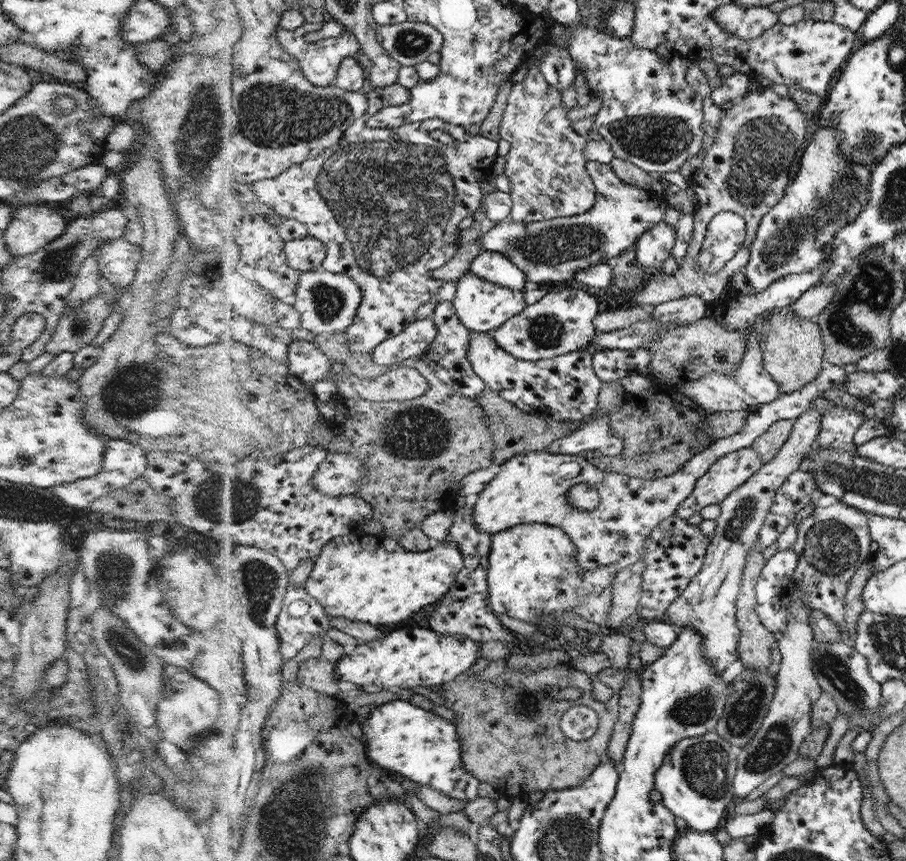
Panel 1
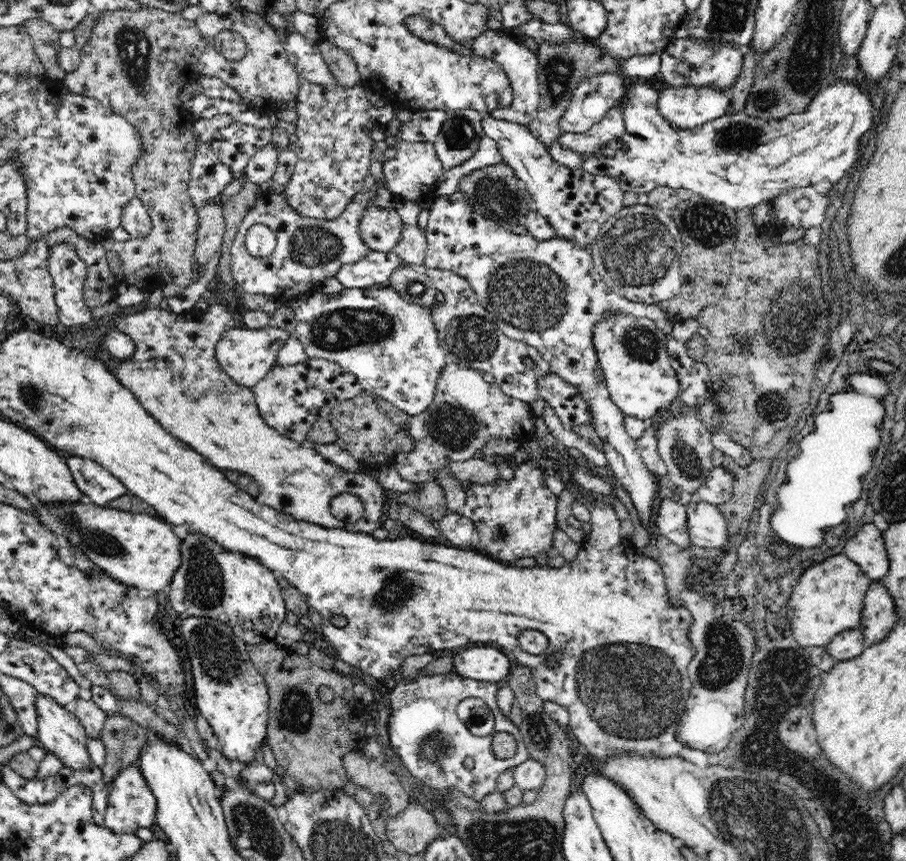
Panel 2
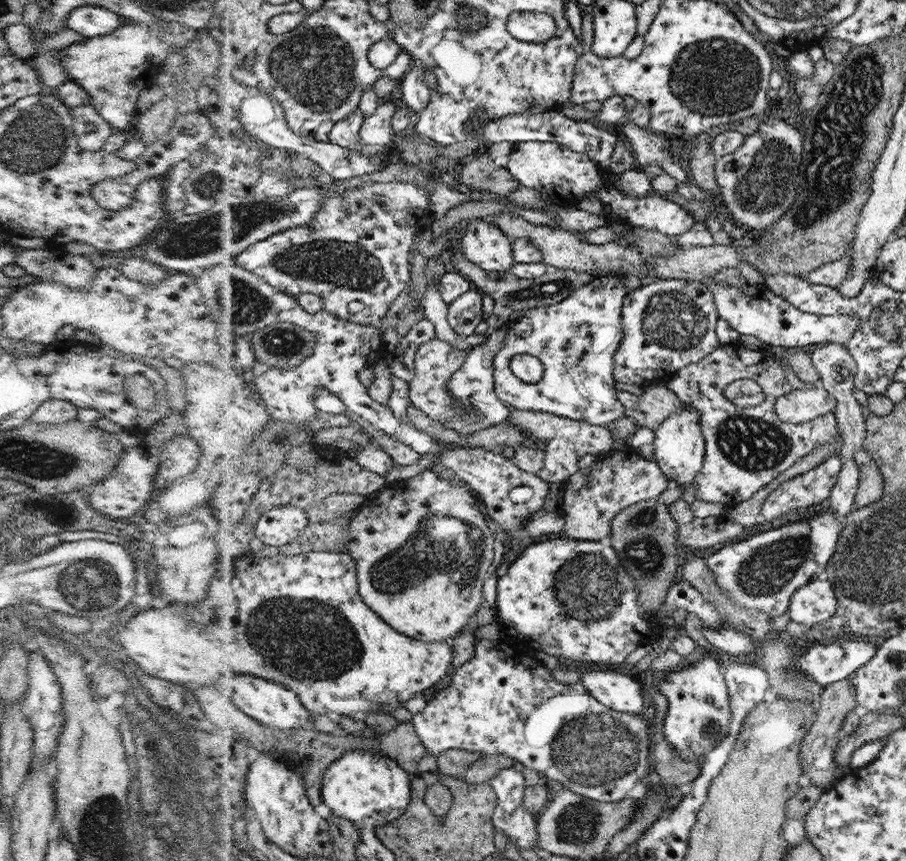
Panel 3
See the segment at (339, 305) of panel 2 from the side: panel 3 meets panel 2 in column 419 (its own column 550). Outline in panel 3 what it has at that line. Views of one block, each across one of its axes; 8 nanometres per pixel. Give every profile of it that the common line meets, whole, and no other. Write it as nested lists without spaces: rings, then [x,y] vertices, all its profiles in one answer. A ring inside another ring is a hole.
[[[612,274],[606,278],[596,277],[595,280],[590,283],[582,286],[582,288],[578,288],[578,291],[573,291],[569,294],[569,296],[558,302],[557,304],[552,304],[548,307],[540,307],[540,308],[528,308],[526,310],[522,310],[517,313],[517,318],[510,322],[510,331],[506,333],[506,338],[504,338],[504,342],[502,345],[502,349],[496,353],[492,361],[492,372],[493,372],[493,382],[494,382],[494,390],[496,396],[505,403],[509,408],[514,408],[518,411],[536,411],[536,412],[548,412],[554,413],[557,417],[569,417],[570,420],[580,420],[586,421],[588,424],[594,424],[596,426],[608,426],[608,424],[612,424],[614,420],[618,420],[618,418],[625,415],[625,407],[621,402],[616,400],[616,390],[612,388],[614,386],[614,376],[612,376],[612,362],[614,362],[614,352],[616,352],[616,348],[618,348],[618,344],[620,344],[620,340],[622,340],[622,328],[620,328],[620,310],[624,308],[624,300],[626,296],[628,296],[628,292],[636,290],[636,288],[642,286],[642,284],[646,283],[642,278],[634,275],[627,275],[626,277]],[[515,354],[530,354],[532,356],[536,356],[538,360],[540,360],[543,367],[543,378],[535,384],[527,384],[522,380],[519,380],[516,376],[513,376],[510,367],[510,358]]]

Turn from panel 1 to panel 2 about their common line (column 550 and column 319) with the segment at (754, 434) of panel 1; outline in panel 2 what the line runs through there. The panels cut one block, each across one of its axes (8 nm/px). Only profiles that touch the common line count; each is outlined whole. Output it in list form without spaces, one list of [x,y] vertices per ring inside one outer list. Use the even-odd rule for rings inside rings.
[[[220,304],[212,306],[212,312],[206,312],[202,316],[186,318],[182,314],[172,314],[167,307],[150,308],[128,314],[118,318],[112,324],[96,322],[86,326],[81,332],[66,332],[63,341],[69,341],[70,345],[80,346],[84,350],[100,348],[98,342],[102,342],[100,336],[106,334],[107,330],[117,328],[126,333],[136,344],[132,357],[125,362],[110,362],[110,369],[118,376],[118,381],[129,388],[138,402],[172,435],[182,440],[199,452],[211,465],[217,469],[236,471],[244,473],[254,479],[258,485],[259,494],[256,500],[260,504],[275,507],[282,512],[294,517],[298,521],[319,524],[324,528],[341,528],[348,532],[363,532],[372,535],[376,528],[382,526],[380,519],[383,515],[384,488],[379,481],[370,473],[348,472],[338,465],[332,464],[321,453],[316,452],[311,445],[299,443],[291,438],[282,436],[278,430],[272,428],[262,418],[257,405],[253,389],[238,382],[226,374],[225,370],[215,356],[215,348],[218,340],[226,331],[232,329],[232,314],[228,314],[226,307]],[[342,493],[350,493],[362,499],[364,504],[363,518],[354,524],[344,523],[332,514],[332,500]]]

